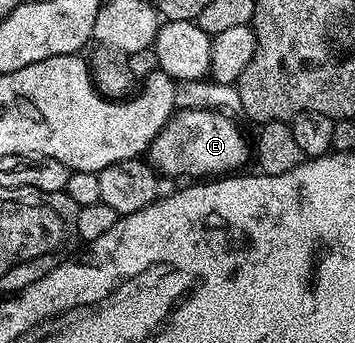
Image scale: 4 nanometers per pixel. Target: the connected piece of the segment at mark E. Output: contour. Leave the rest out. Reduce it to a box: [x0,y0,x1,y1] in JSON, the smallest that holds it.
[146,110,250,181]

